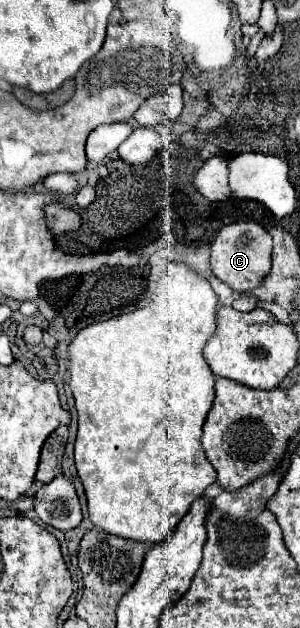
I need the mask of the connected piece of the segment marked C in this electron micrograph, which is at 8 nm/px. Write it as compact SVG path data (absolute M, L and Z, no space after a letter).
M255 222L229 224L217 234L215 242L211 244L211 270L221 282L225 282L235 292L253 290L263 282L263 278L271 270L271 248L273 238L261 224Z

